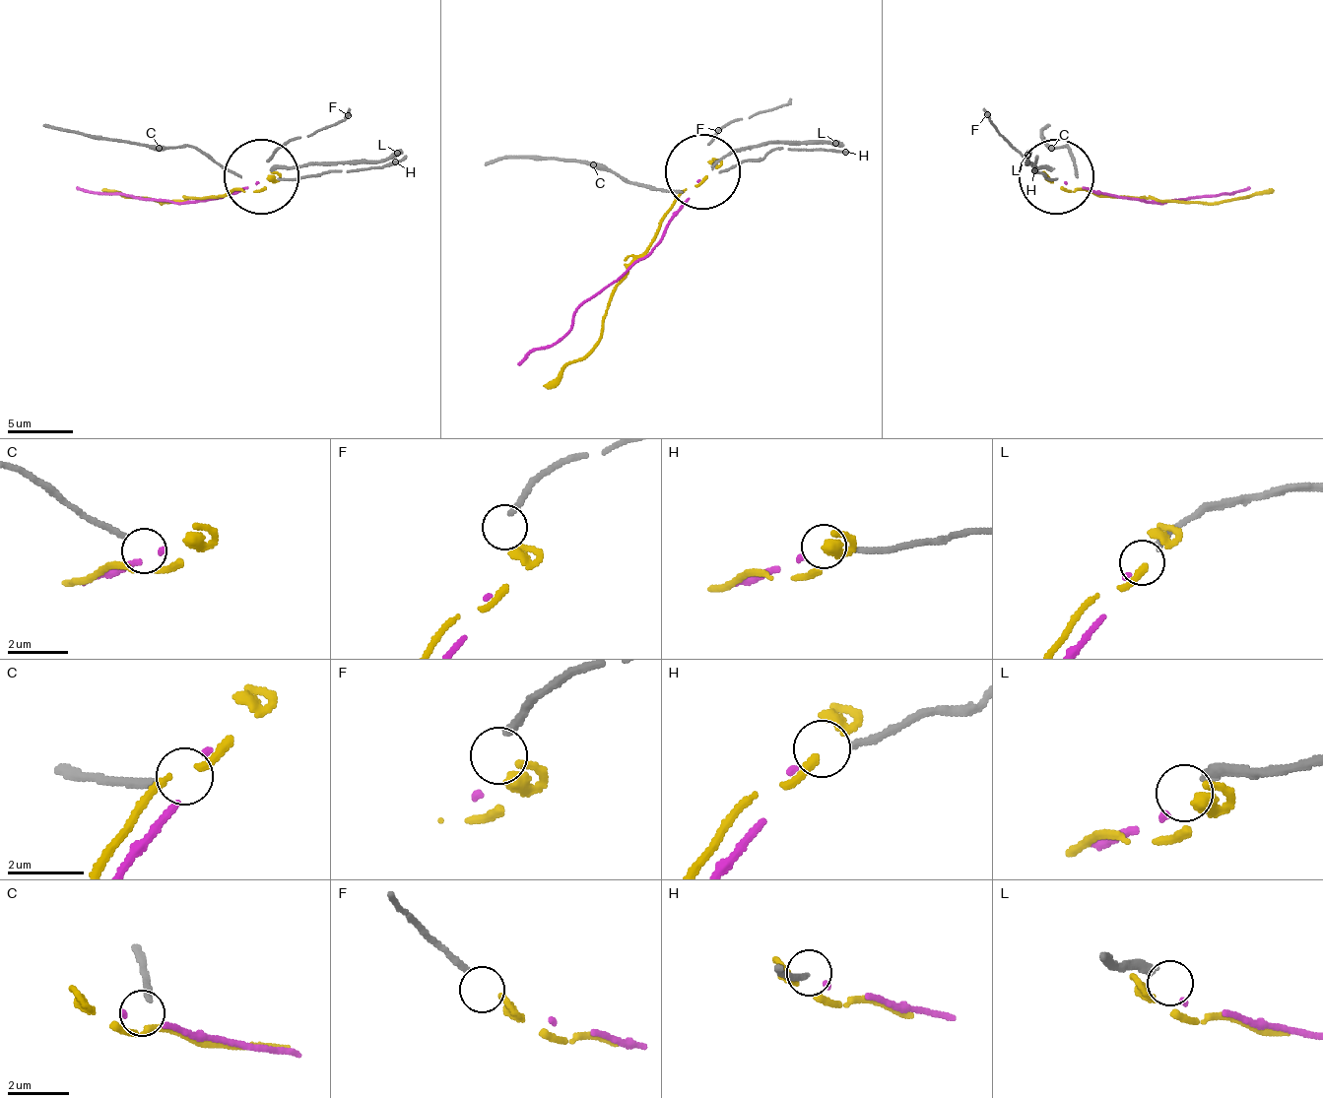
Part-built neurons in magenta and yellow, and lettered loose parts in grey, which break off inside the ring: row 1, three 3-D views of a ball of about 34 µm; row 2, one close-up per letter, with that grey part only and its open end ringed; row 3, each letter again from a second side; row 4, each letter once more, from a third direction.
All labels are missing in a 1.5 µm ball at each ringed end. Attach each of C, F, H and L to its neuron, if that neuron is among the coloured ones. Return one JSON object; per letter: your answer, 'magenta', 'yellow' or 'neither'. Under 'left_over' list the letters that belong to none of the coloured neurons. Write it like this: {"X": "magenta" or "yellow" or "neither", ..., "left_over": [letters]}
{"C": "neither", "F": "yellow", "H": "magenta", "L": "neither", "left_over": ["C", "L"]}

